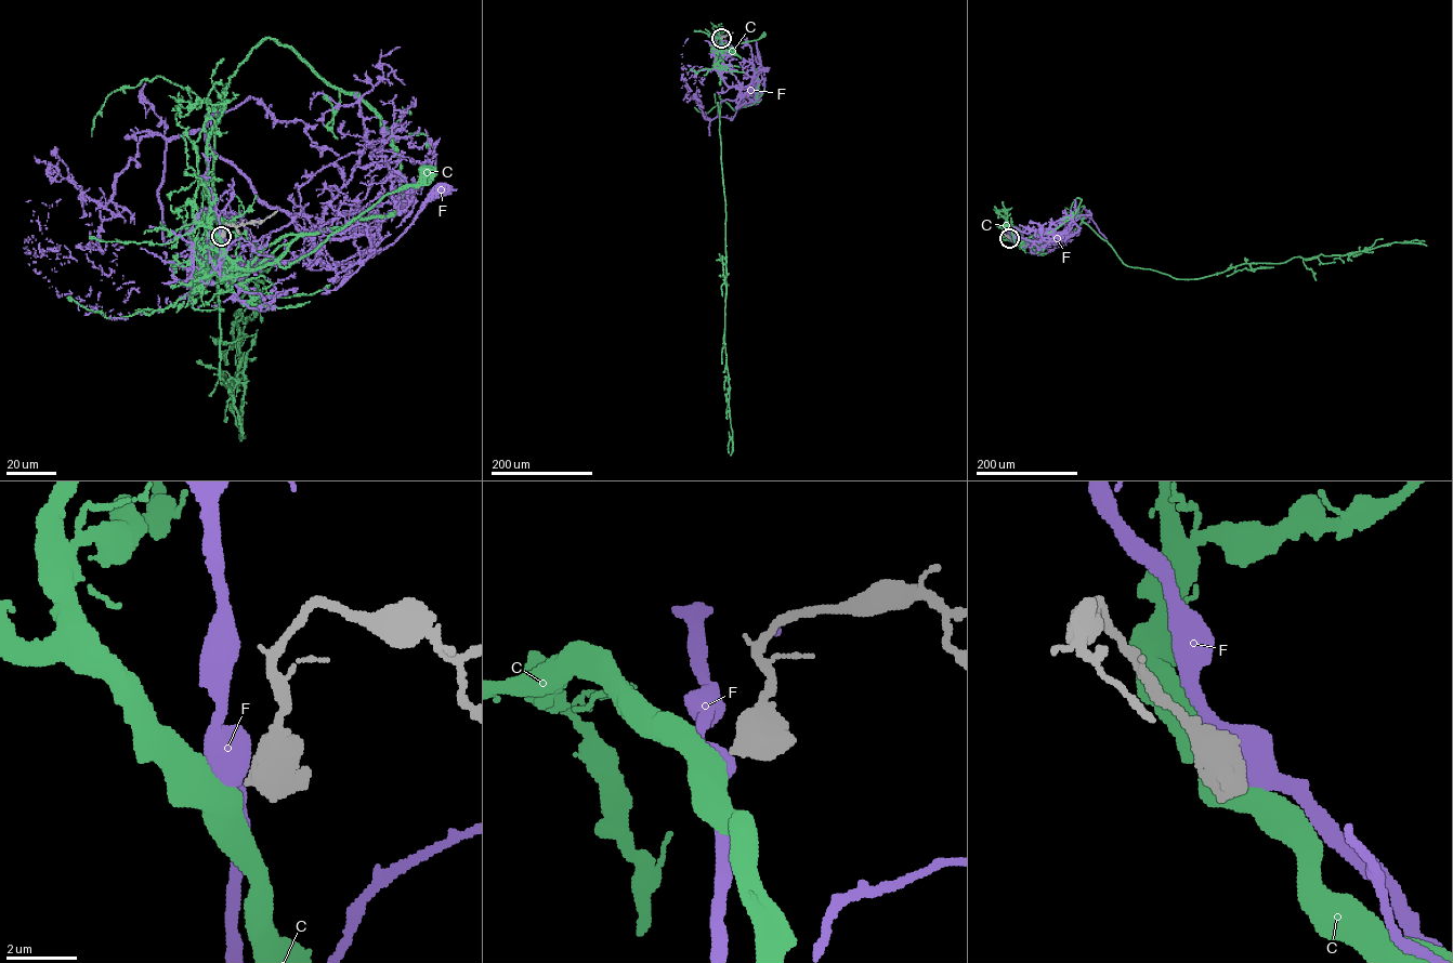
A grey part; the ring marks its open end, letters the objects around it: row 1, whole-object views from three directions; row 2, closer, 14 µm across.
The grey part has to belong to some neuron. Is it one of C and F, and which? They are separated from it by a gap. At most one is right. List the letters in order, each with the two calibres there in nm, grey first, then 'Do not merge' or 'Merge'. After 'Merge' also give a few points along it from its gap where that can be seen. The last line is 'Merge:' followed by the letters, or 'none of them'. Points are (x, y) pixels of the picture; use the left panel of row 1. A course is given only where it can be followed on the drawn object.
C: Thickness 600 nm (grey) against 500 nm. Merge. Its course: (220, 236), (223, 251), (240, 268), (274, 262), (288, 267), (383, 197), (416, 186), (428, 173)
F: Thickness 600 nm (grey) against 700 nm. Do not merge
Merge: C

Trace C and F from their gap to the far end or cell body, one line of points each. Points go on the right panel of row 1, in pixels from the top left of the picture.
C: (1009, 238), (1019, 243), (1015, 242), (1006, 225)
F: (1009, 238), (1020, 246), (1039, 247), (1061, 240), (1058, 243), (1044, 240), (1041, 228)

